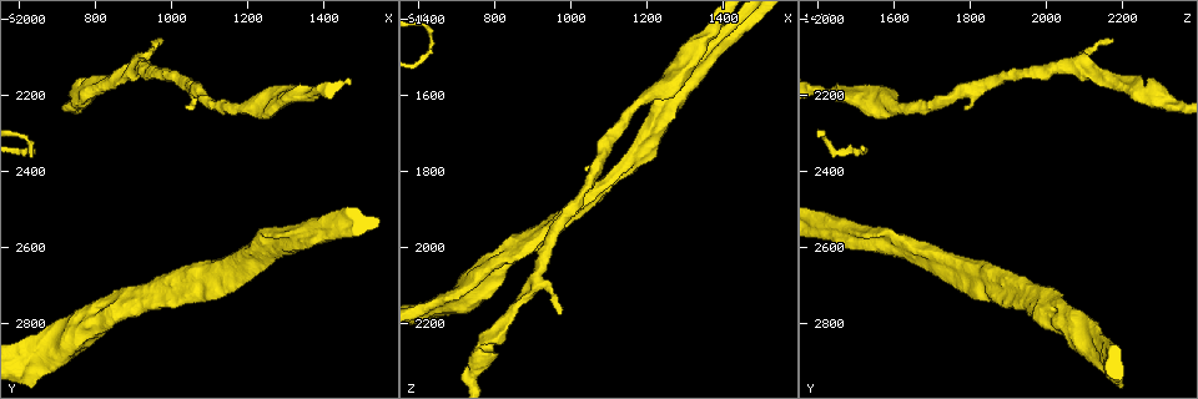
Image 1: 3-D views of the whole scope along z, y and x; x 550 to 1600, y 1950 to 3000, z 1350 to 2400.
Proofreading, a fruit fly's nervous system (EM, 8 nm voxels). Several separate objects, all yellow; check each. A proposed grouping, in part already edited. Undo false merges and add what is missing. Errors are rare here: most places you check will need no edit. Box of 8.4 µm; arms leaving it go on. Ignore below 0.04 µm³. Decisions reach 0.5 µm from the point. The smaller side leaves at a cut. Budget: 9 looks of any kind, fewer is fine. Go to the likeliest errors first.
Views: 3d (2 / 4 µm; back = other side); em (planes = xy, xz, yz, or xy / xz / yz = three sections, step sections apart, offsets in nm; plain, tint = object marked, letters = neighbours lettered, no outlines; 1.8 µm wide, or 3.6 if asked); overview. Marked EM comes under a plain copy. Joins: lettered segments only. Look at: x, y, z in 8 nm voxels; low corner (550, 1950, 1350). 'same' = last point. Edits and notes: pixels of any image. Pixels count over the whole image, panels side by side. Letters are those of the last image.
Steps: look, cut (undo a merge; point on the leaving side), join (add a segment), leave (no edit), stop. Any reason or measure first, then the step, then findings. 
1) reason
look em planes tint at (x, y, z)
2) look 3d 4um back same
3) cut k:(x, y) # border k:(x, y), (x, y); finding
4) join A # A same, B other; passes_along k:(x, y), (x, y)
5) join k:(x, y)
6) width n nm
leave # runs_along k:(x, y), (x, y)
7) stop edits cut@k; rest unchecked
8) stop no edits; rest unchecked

tapers out
look em planes letters at (975, 2060, 2180)

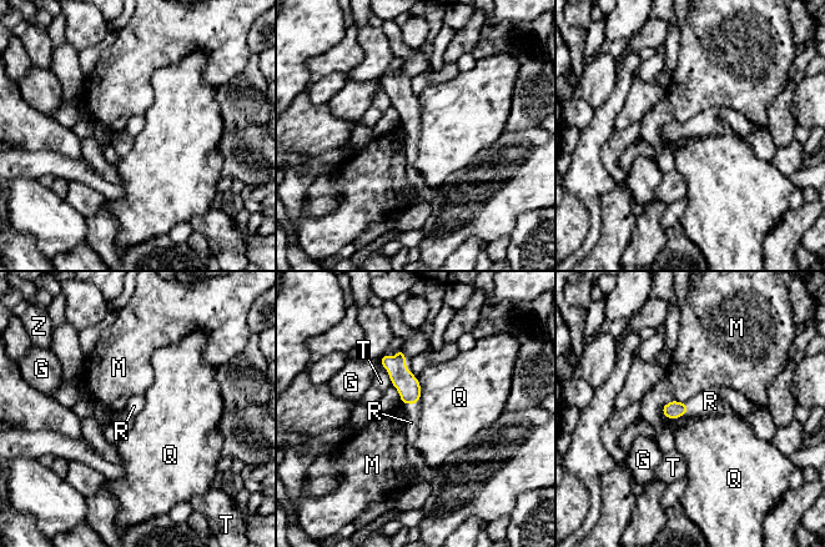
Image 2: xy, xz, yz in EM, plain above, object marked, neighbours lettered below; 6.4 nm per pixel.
join R # G other, M other, Q other, R same, T other, Z other; passes_along 2:(408, 387), (411, 404), (411, 422); the neuron continues

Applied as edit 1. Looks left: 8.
redraw
look overview

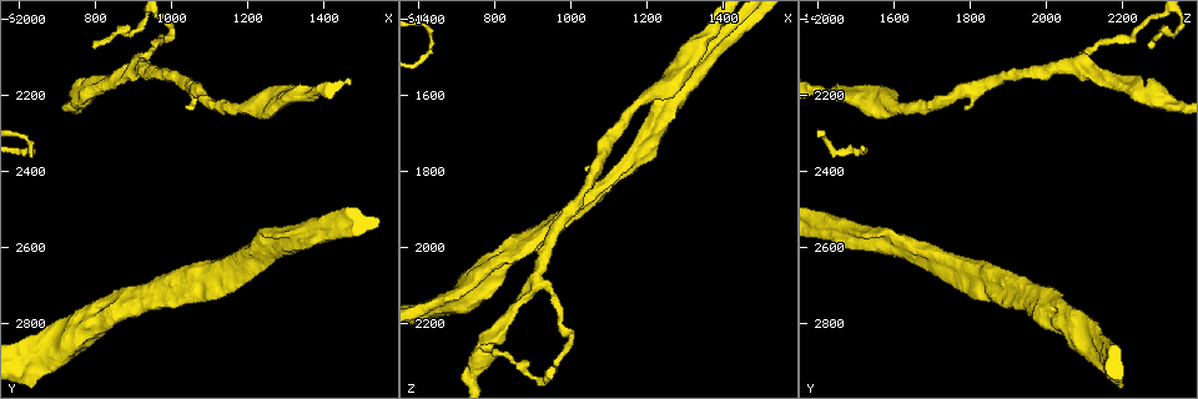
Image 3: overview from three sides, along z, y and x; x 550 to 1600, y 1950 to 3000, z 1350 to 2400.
an open end
look 3d 2um at (1050, 2235, 1790)

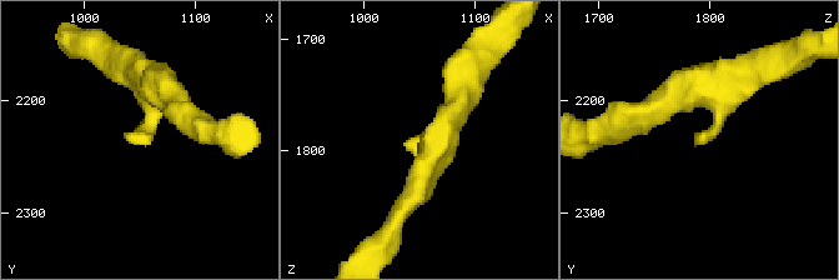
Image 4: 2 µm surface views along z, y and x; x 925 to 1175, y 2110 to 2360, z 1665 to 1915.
now the EM
look em planes letters at (1046, 2234, 1790)

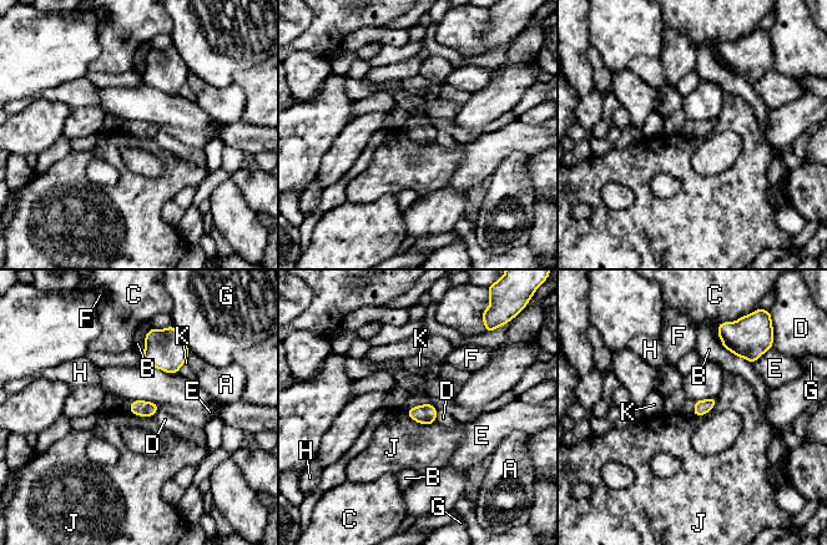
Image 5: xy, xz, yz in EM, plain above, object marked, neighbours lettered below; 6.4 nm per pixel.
leave # A other, B other, C other, D other, E other, F other, G other, H other, J other, K other; border 5:(406, 412), (419, 423), (435, 422); none of them fits

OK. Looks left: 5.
branch stops here
look em planes letters at (655, 2830, 2135)

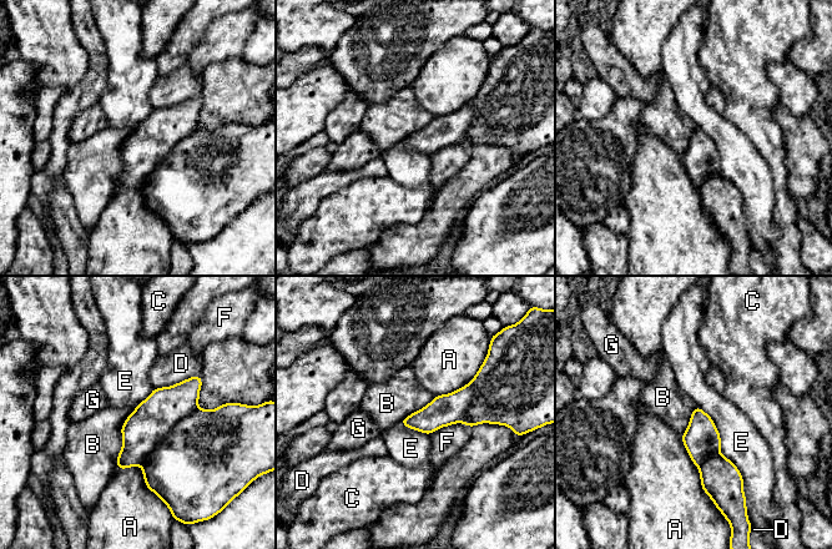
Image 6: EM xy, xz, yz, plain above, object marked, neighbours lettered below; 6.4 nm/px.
leave # A other, B other, C other, D other, E other, F other, G other; border 6:(136, 407), (121, 427), (116, 469); none of them fits

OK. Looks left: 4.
free end
look em xy step 8 tint at (1135, 2735, 1805)

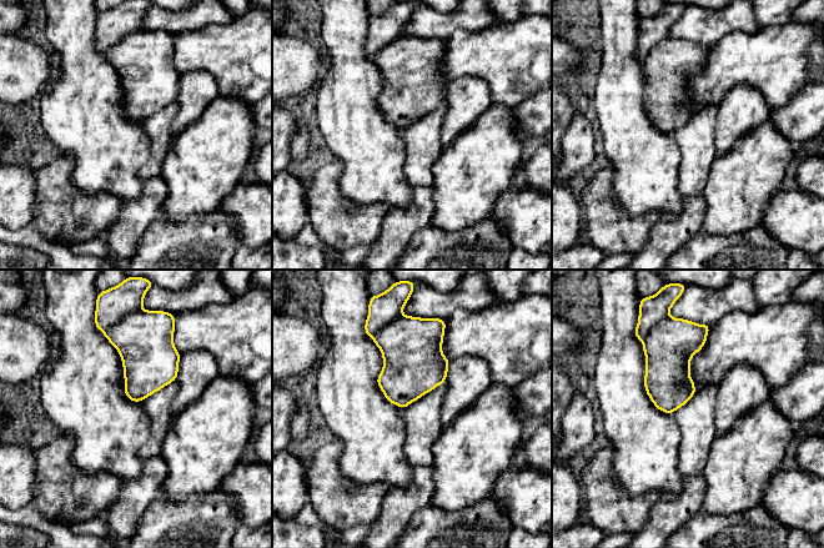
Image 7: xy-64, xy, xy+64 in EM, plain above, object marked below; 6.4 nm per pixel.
look em planes letters same

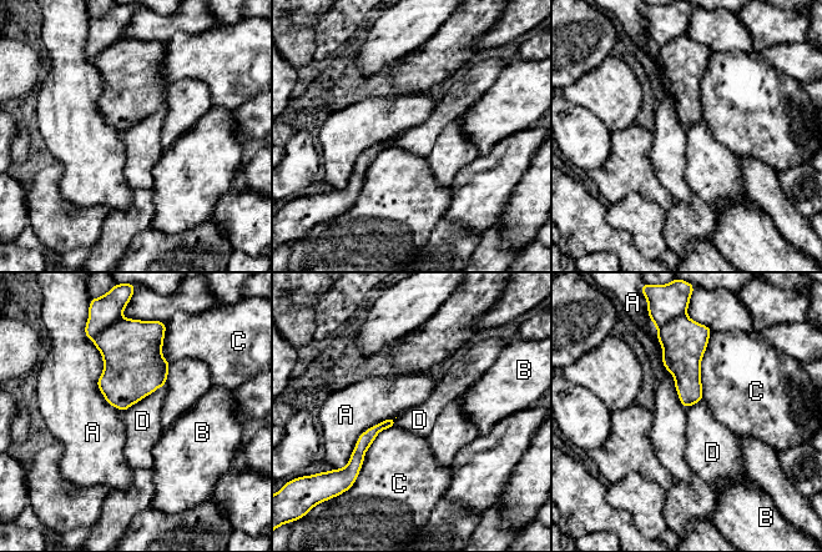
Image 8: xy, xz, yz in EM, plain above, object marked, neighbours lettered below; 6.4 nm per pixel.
leave # A other, B other, C other, D other; no lettered segment goes on from it

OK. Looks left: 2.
stop edits join@2; rest unchecked

